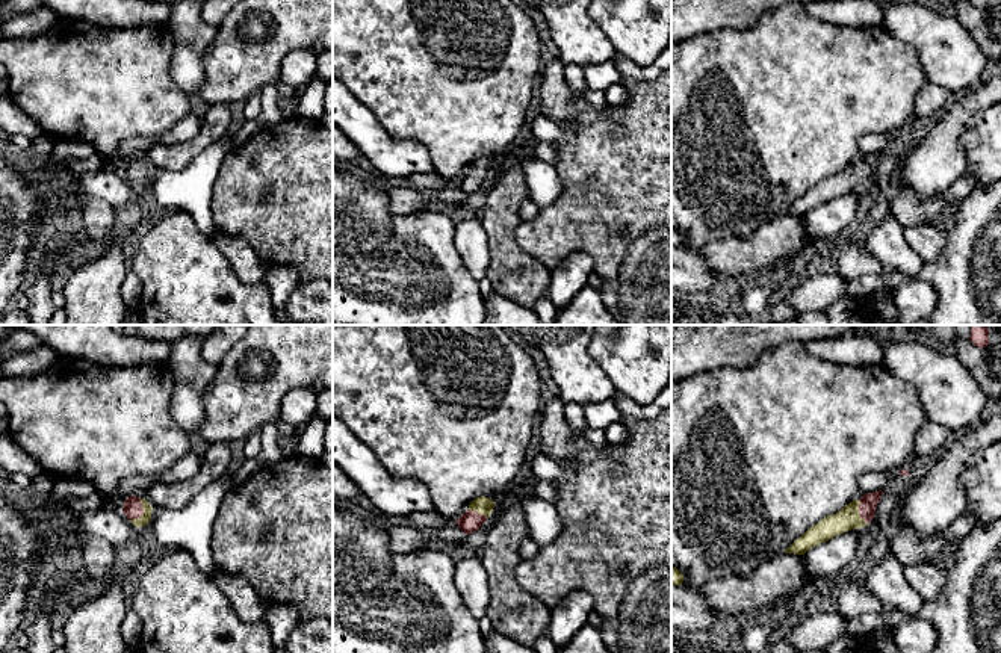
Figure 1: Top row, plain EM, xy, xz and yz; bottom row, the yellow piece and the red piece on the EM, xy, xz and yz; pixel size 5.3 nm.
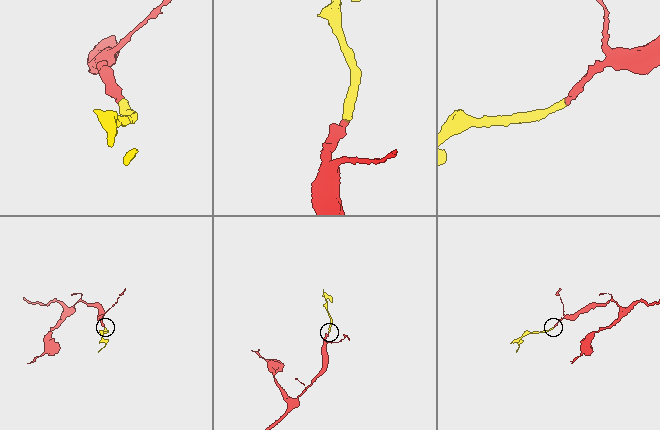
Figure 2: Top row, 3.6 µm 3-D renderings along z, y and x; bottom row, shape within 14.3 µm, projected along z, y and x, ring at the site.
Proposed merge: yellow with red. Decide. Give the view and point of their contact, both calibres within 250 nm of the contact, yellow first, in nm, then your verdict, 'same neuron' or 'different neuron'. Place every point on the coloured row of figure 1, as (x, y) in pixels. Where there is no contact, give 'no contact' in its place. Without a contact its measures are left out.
meets yellow in xy at (144, 513); 60 nm thick on the yellow side, 100 nm on the other; same neuron

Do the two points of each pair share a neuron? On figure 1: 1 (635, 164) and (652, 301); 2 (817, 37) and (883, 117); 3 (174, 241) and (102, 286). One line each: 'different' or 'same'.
1: same
2: same
3: different

